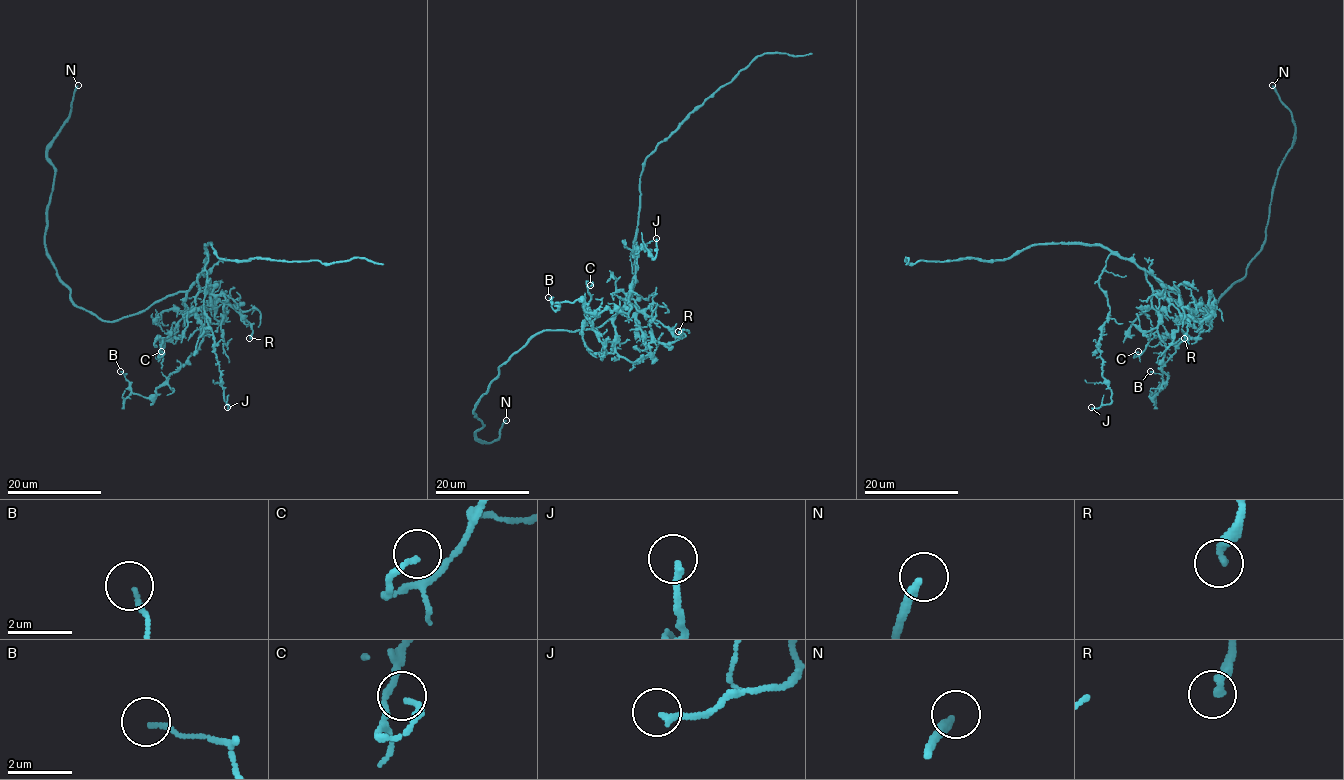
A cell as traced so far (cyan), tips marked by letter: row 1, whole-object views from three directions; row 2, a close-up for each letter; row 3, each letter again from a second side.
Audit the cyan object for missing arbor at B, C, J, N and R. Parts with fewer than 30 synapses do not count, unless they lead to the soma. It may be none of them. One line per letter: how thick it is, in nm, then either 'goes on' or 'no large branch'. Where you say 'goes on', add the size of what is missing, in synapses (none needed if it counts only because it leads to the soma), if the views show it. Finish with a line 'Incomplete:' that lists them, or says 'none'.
B: 140 nm | no large branch
C: 160 nm | no large branch
J: 200 nm | no large branch
N: 280 nm | goes on
R: 300 nm | no large branch
Incomplete: N

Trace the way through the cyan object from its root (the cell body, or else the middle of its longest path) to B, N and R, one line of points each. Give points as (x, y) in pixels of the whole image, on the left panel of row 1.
B: (179, 292), (198, 275), (199, 347), (153, 397), (134, 393), (120, 371)
N: (179, 292), (105, 322), (73, 302), (56, 272), (45, 246), (54, 178), (47, 149), (78, 85)
R: (179, 292), (185, 292), (198, 275), (198, 286), (201, 290), (231, 305), (249, 324), (249, 338)

